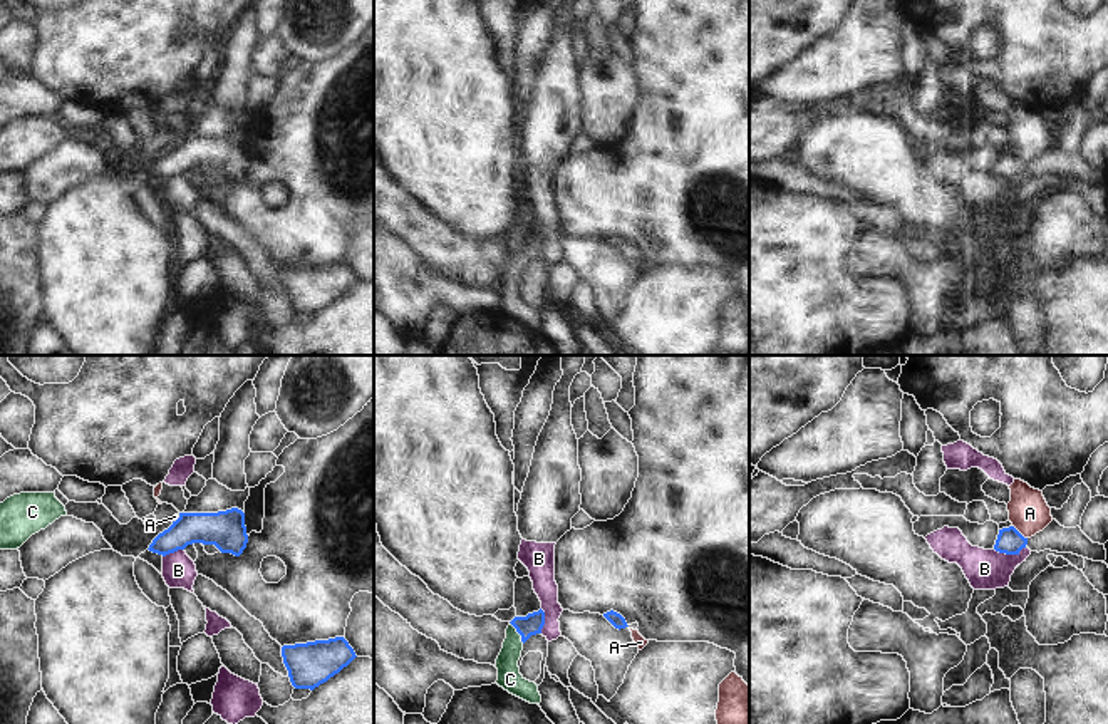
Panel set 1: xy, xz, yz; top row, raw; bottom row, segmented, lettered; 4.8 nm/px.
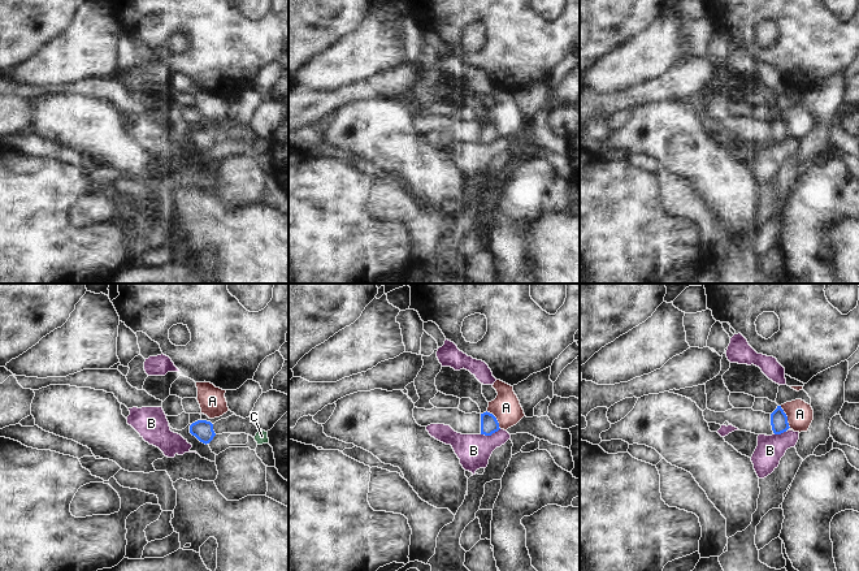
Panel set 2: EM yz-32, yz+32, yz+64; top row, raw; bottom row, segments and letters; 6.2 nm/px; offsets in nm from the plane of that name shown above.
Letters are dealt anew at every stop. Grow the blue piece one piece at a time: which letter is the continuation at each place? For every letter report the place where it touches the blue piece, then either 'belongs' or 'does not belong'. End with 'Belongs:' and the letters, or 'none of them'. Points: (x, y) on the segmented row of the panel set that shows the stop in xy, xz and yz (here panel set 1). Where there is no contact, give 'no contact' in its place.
A: yz (1018, 532) | does not belong
B: yz (1009, 553) | does not belong
C: xz (517, 630) | belongs
Belongs: C

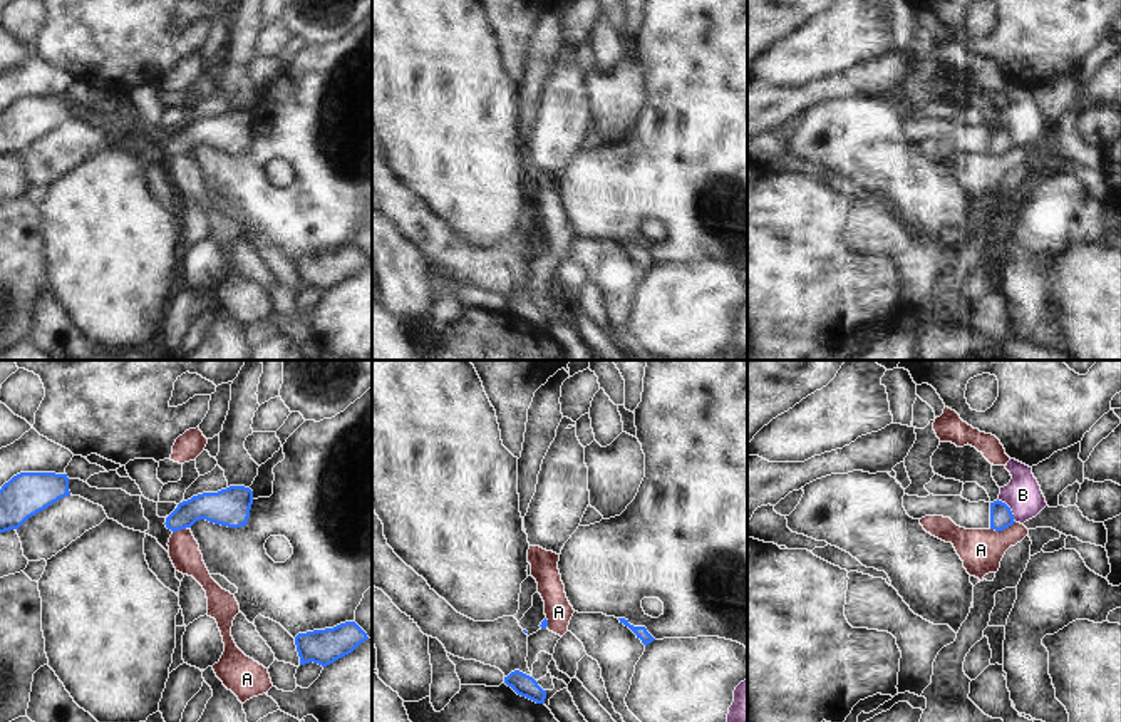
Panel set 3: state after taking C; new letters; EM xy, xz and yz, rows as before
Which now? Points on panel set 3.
A: yz (1002, 530) | does not belong
B: yz (1009, 510) | does not belong
Belongs: none of them

